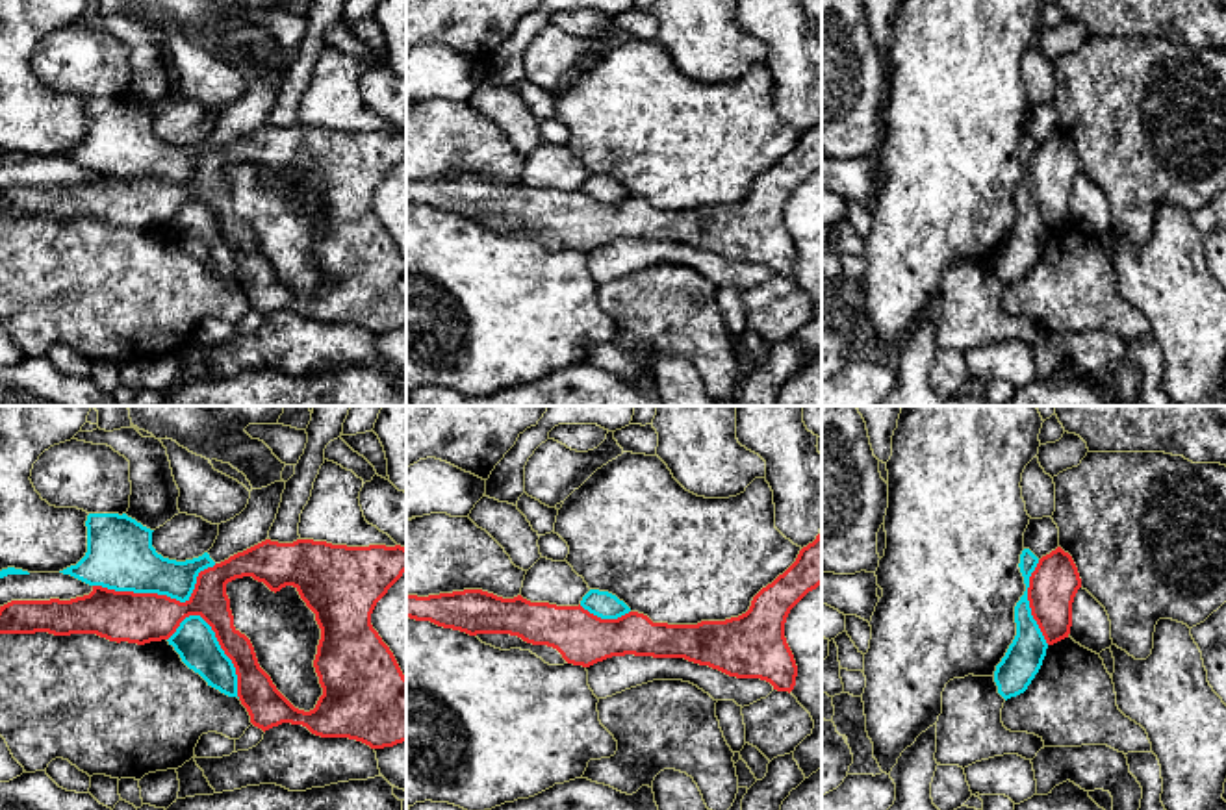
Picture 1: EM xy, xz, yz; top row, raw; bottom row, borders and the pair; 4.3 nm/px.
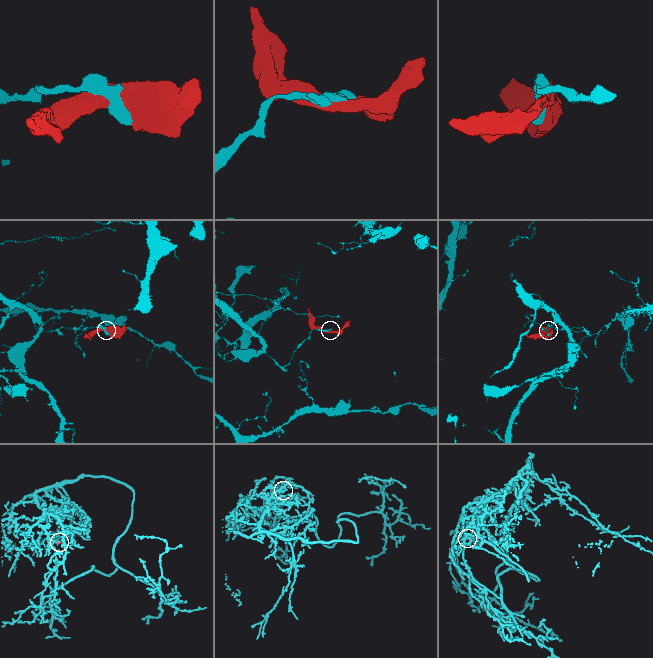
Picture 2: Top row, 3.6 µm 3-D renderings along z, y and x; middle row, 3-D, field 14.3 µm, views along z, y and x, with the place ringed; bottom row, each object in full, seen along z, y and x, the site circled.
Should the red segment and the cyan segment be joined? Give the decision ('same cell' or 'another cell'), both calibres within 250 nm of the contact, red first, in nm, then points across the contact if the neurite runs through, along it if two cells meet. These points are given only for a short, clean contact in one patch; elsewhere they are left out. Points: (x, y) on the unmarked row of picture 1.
another cell; calibres 220 and 300 nm

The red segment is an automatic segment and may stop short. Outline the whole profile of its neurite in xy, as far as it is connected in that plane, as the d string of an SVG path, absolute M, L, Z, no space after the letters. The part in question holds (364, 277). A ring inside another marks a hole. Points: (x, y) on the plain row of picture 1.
M265 124L228 145L198 158L195 174L185 187L158 178L115 176L93 171L93 176L70 185L11 185L0 191L0 219L54 221L96 219L109 226L145 230L169 224L189 200L200 200L232 245L237 259L237 282L250 308L263 317L282 308L302 310L321 323L349 323L371 334L406 326L406 261L393 237L371 209L377 187L406 156L406 133L401 130L347 132L326 126L297 124L278 128ZM252 161L271 176L293 171L315 198L321 224L313 245L323 280L313 295L295 293L260 252L250 224L234 211L226 169Z

